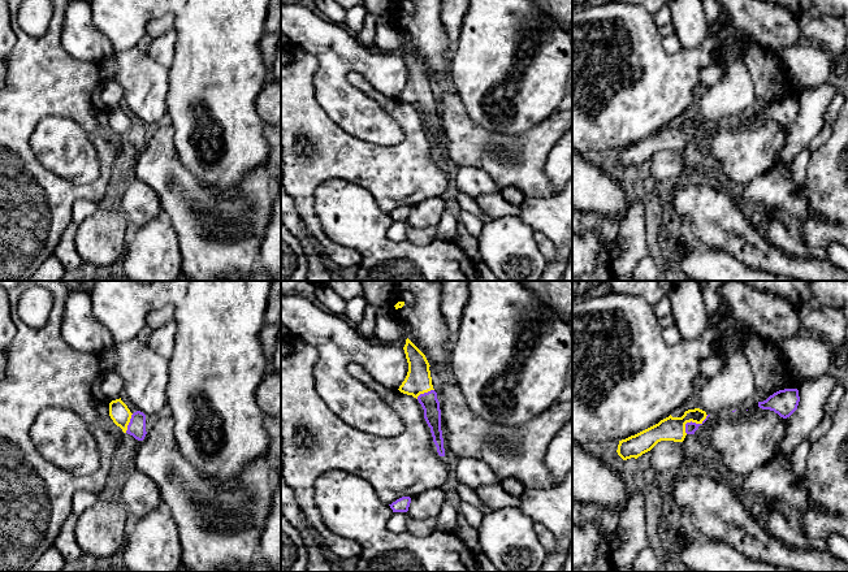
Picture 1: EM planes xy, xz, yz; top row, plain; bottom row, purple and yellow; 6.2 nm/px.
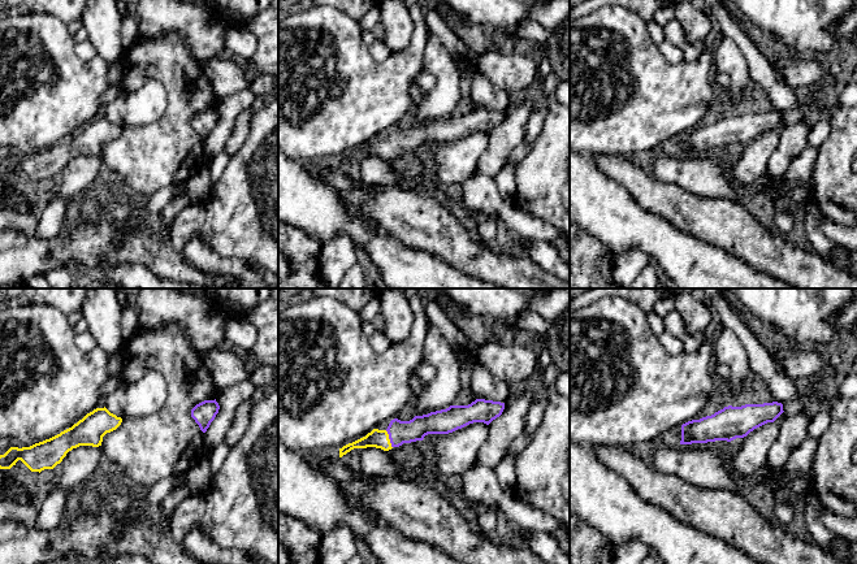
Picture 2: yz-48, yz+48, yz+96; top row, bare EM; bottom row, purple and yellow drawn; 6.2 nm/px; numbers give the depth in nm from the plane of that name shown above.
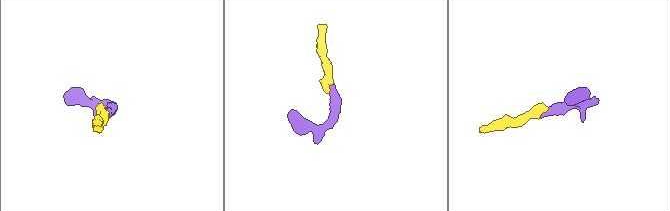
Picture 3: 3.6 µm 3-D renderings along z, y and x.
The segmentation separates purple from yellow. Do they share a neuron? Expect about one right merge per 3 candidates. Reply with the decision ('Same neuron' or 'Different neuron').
Same neuron

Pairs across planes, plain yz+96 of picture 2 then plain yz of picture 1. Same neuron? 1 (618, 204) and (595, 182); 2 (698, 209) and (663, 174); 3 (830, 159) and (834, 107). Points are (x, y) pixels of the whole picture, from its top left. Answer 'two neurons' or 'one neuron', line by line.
1: one neuron
2: two neurons
3: two neurons

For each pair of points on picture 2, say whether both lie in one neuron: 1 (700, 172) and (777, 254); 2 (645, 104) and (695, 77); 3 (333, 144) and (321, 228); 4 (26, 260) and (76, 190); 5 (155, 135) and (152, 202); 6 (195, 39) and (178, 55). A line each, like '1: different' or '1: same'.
1: different
2: same
3: different
4: different
5: different
6: different

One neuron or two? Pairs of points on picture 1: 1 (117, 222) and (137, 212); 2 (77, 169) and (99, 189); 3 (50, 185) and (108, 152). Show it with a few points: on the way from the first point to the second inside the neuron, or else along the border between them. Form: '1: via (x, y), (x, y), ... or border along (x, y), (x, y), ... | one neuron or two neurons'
1: border along (120, 209), (126, 217), (129, 233) | two neurons
2: border along (98, 154), (92, 181), (61, 178) | two neurons
3: via (69, 191), (90, 191), (104, 177), (106, 172) | one neuron

